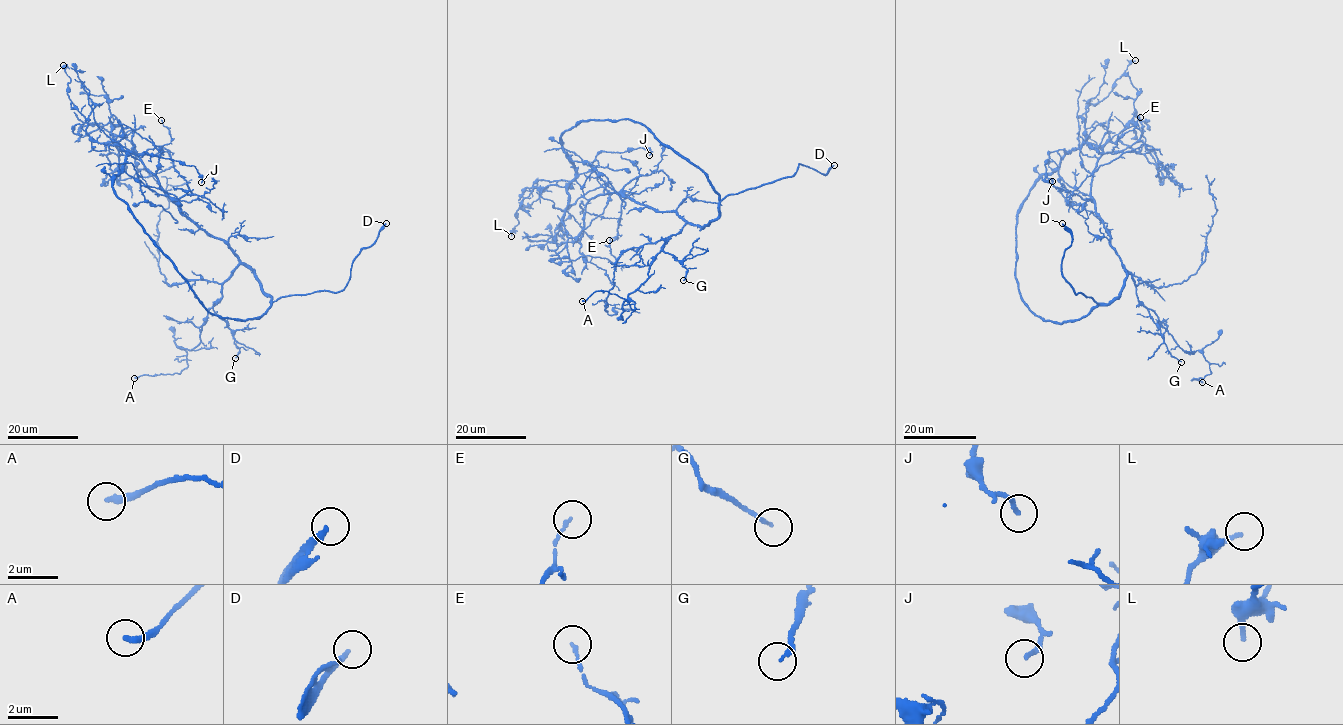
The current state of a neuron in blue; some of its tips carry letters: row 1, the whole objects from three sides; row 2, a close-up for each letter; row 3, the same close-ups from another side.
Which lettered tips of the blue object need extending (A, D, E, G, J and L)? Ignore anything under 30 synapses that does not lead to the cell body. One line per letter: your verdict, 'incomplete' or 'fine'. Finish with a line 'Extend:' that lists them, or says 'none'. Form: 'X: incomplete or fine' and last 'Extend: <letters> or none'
A: fine
D: incomplete
E: fine
G: fine
J: fine
L: fine
Extend: D

